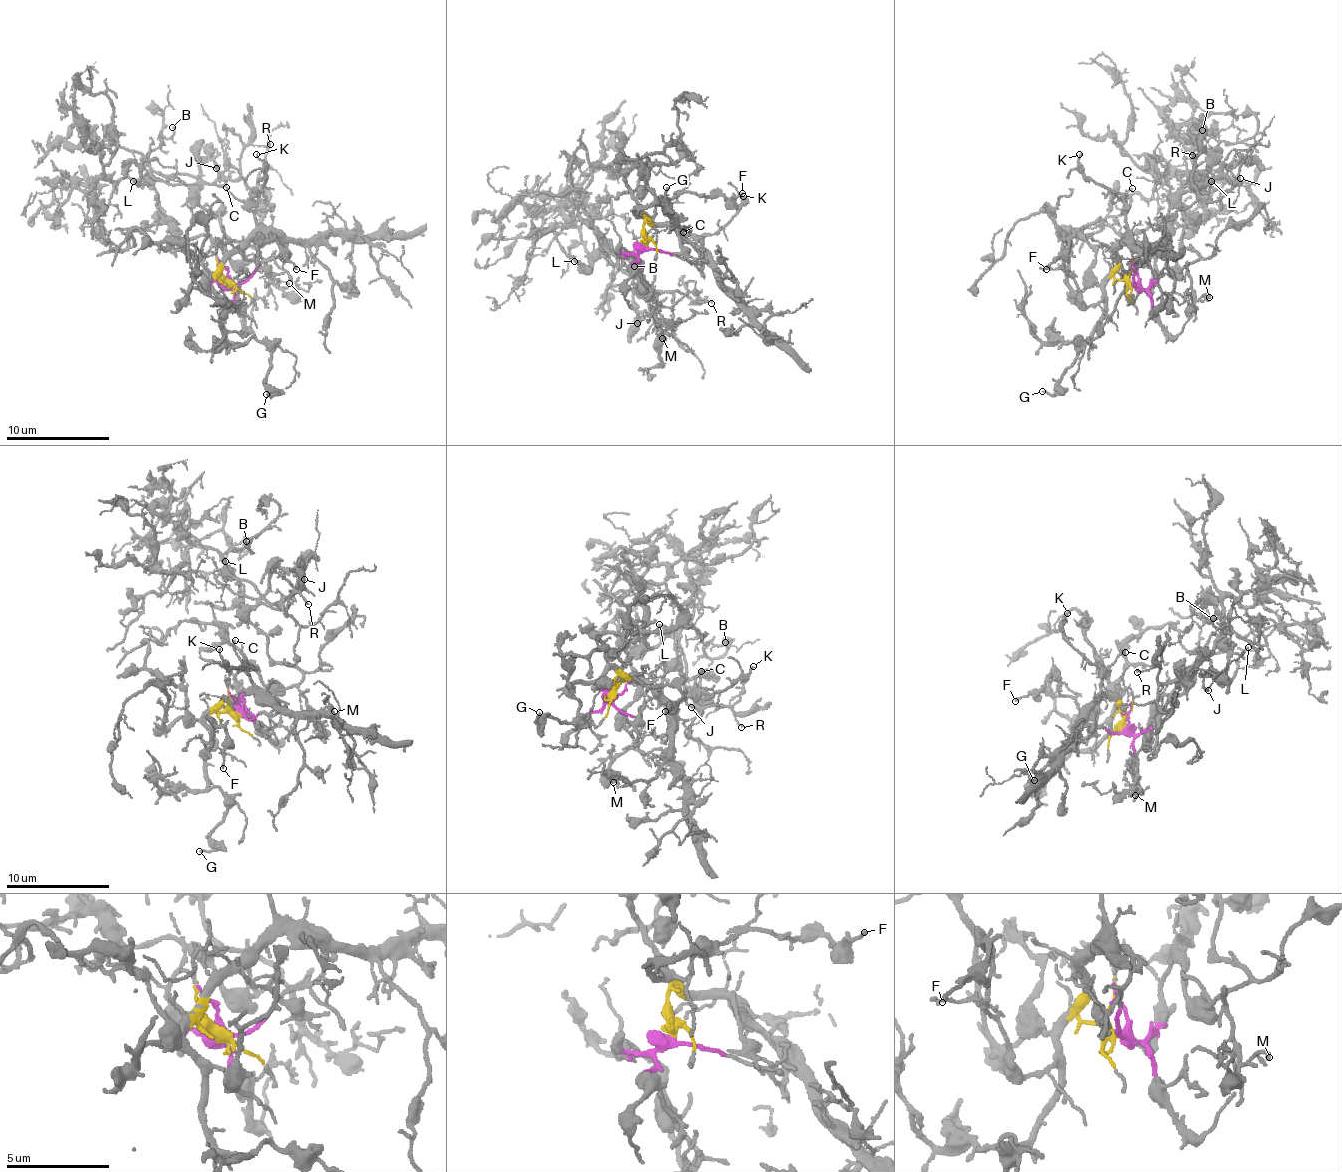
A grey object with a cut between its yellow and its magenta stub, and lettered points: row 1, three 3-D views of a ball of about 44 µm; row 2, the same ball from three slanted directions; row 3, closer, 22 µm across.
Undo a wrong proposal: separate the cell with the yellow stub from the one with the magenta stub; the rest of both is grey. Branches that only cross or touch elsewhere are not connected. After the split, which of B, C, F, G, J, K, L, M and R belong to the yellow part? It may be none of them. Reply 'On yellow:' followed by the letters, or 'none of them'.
On yellow: C, F, G, K

